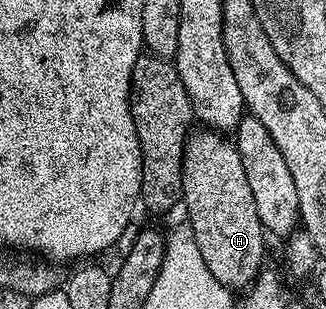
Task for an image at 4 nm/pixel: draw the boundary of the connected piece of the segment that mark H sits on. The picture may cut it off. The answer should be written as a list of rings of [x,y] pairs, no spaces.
[[[201,127],[190,132],[185,143],[183,159],[183,209],[189,212],[187,224],[195,235],[195,243],[199,243],[199,251],[203,254],[203,263],[207,263],[207,271],[223,283],[231,291],[244,291],[253,284],[261,274],[265,261],[265,228],[259,223],[259,211],[255,211],[255,195],[251,195],[251,186],[247,184],[247,171],[243,167],[243,159],[239,159],[239,151],[232,140],[229,141],[224,132]]]

